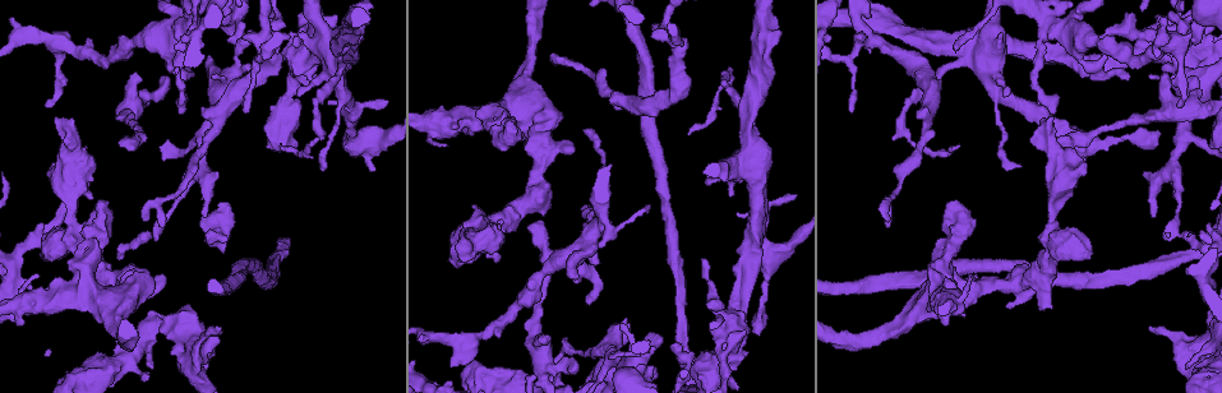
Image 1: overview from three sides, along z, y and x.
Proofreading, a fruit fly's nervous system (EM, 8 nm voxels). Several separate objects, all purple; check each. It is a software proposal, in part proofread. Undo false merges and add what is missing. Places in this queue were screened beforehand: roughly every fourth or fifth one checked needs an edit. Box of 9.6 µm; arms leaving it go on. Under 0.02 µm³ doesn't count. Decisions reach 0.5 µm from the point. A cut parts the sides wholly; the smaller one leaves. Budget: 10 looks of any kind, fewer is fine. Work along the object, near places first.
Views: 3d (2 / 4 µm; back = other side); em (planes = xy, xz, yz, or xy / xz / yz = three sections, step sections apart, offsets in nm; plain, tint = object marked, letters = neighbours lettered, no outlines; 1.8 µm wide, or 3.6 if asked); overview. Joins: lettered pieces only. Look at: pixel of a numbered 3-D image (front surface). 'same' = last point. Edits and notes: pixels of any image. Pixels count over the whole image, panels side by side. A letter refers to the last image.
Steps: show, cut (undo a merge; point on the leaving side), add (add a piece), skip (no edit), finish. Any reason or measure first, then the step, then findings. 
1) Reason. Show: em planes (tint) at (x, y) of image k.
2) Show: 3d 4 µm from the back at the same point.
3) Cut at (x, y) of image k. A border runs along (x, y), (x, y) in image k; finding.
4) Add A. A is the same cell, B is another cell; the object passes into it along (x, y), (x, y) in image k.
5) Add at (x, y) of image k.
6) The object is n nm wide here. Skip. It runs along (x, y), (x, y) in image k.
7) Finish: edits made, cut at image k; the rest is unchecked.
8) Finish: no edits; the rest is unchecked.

Free end. Show: em xy step 16 (tint) at (1051, 118) of image 1.

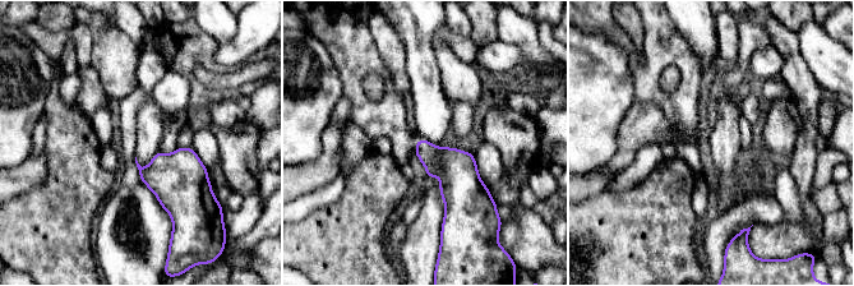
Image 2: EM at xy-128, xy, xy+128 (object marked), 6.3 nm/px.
Another direction. Show: em planes (letters) at the same point.

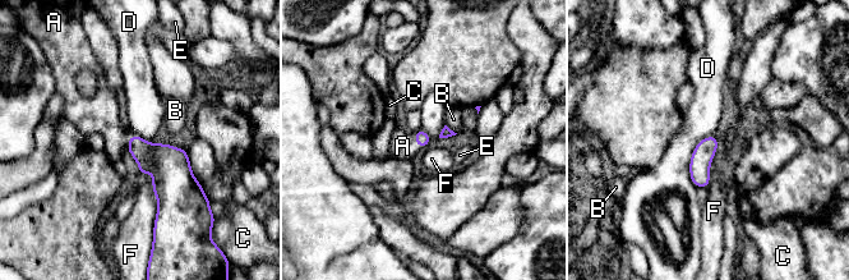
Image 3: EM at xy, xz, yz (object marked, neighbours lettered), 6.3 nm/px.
Add A. A is the same cell, B, C, D, E and F are other cells; the object passes into it along (162, 160), (128, 141), (98, 114) in image 3; it goes on there.

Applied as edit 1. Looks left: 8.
Redraw. Show: overview.

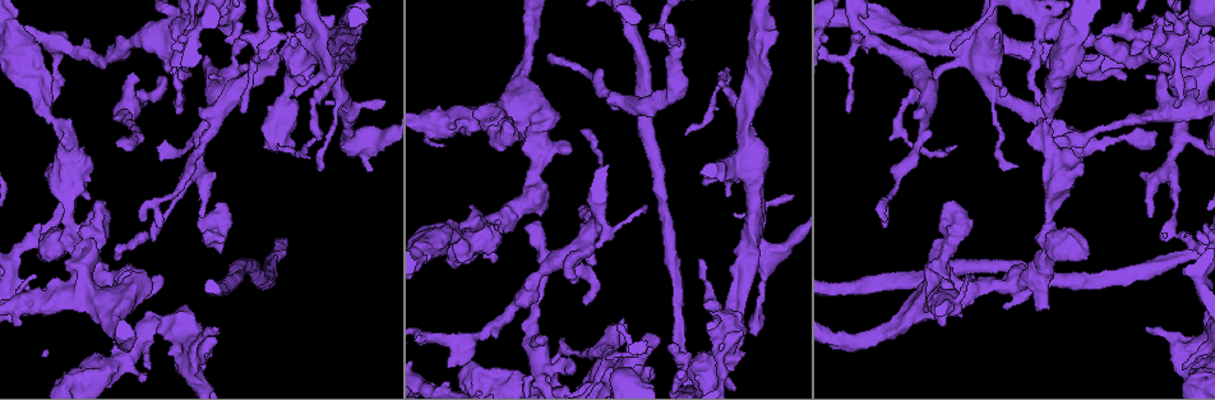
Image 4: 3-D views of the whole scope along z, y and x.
Three-way junction. Show: 3d 2 µm at (1054, 196) of image 4.

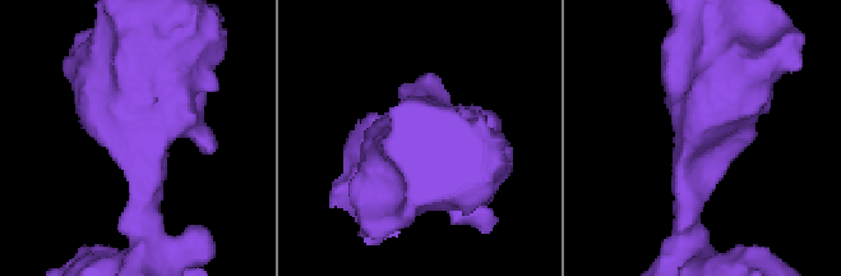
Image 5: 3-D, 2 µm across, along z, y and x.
3 arms meet here; the arms are 260, 360, 480 nm wide; shape alone is not enough. Show: em planes (tint) at (697, 134) of image 5.

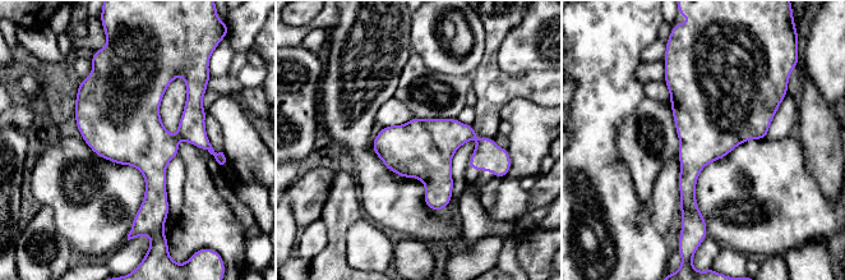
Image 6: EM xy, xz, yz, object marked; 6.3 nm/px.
See the neighbours. Show: em planes (letters) at the same point.

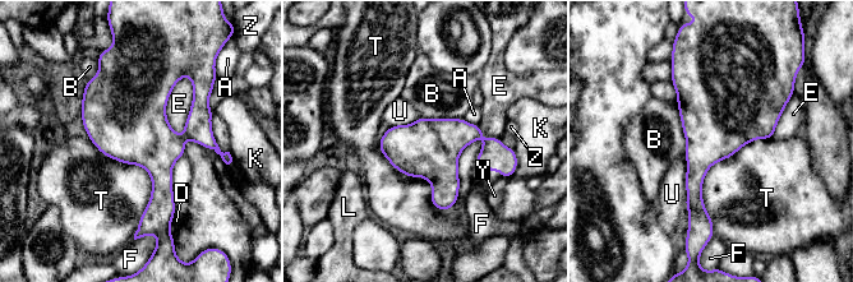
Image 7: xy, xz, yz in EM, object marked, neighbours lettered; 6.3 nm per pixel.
The object is 380 nm wide here. Skip. A, B, D, E, F, K, L, T, U, Y and Z are other cells; all the same neuron.

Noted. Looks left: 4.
Arms part here. Show: em xy step 4 (letters) at (862, 37) of image 4.

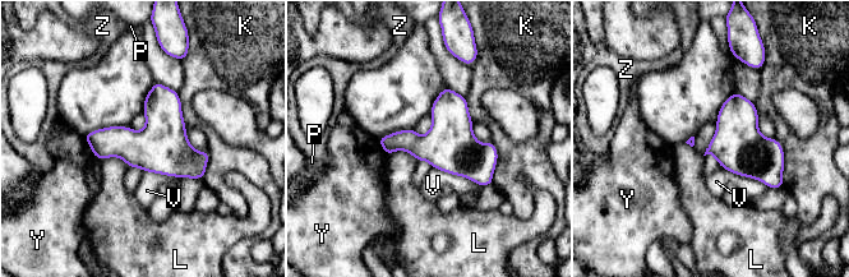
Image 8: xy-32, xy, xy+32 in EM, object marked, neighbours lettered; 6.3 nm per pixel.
The longest contact is with K, 320 nm. Skip. K, L, P, V, Y and Z are other cells; a border runs along (101, 158), (120, 157), (129, 167) in image 8; continuous, no second neuron.

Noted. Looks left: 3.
Four or more arms meet. Show: em planes (letters) at (164, 43) of image 4.

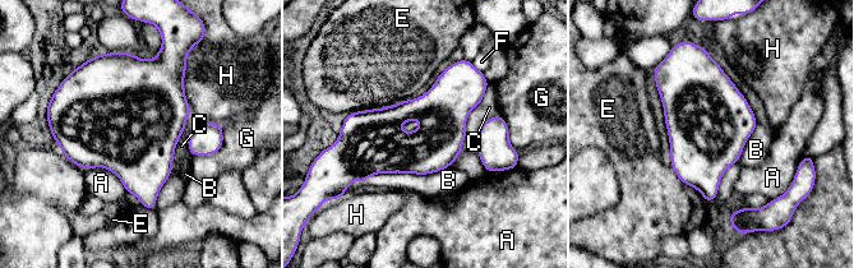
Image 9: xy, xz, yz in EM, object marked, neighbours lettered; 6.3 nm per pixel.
Skip. A, B, C, E, F, G and H are other cells; a border runs along (451, 165), (365, 180) in image 9; all the same neuron.

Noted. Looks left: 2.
Closes a loop. Show: 3d 4 µm at (720, 355) of image 4.

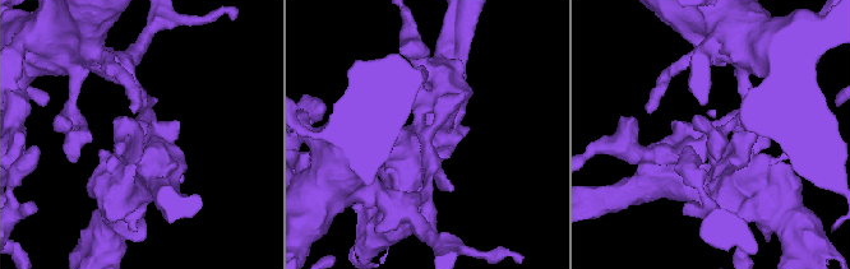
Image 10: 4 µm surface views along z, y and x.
Show: em xz step 16 (letters) at (428, 135) of image 10.

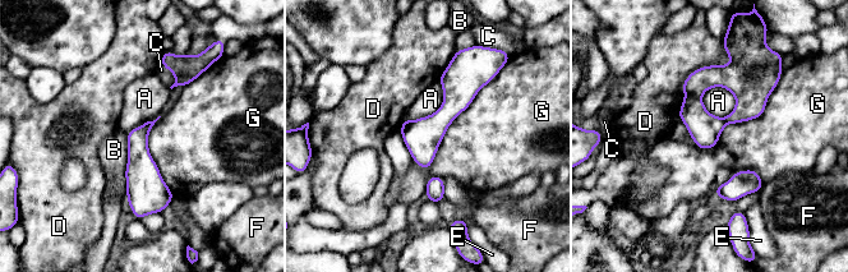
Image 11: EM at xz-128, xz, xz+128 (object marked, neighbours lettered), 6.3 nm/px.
The longest contact is with G, 750 nm. Cut at (701, 79) of image 11. A, B, C, D, E, F and G are other cells; a border runs along (686, 93), (700, 96) in image 11; two neurons meet here.

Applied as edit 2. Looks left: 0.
Finish: edits made, add at image 3, cut at image 11; the rest is unchecked.

